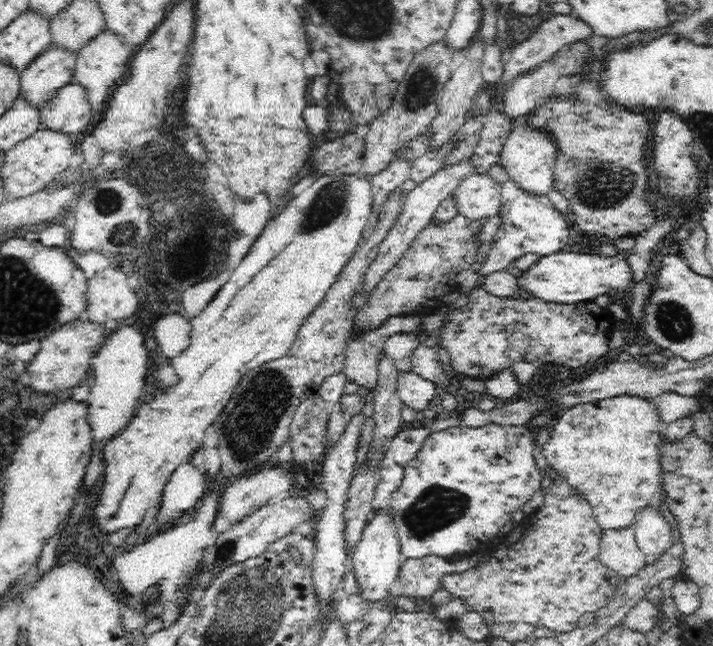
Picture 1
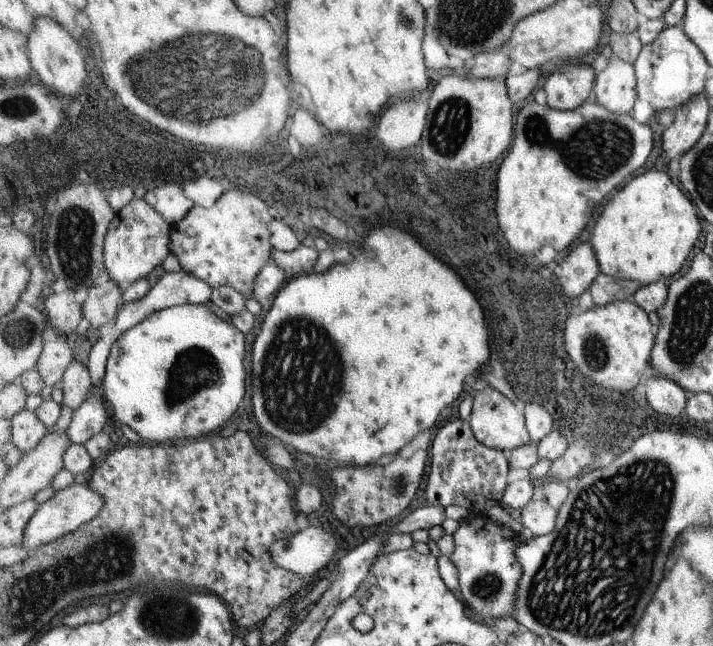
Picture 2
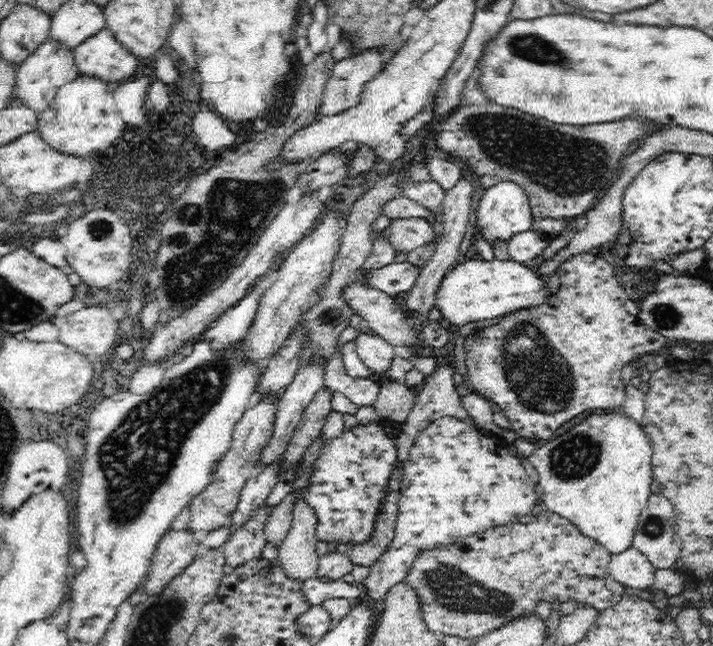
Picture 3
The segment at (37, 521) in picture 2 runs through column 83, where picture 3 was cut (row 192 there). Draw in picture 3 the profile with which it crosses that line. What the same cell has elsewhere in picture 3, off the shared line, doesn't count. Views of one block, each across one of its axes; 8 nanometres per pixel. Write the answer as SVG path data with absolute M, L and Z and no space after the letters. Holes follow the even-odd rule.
M500 180L485 189L478 206L477 225L489 243L499 239L507 241L512 234L532 230L535 220L529 195L516 182Z

